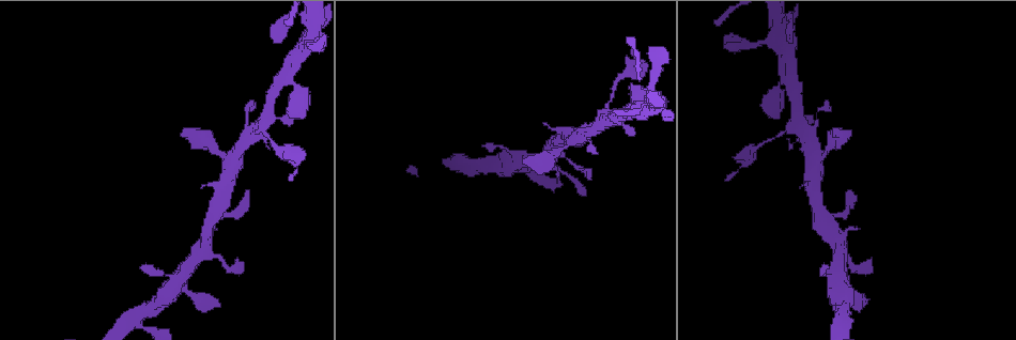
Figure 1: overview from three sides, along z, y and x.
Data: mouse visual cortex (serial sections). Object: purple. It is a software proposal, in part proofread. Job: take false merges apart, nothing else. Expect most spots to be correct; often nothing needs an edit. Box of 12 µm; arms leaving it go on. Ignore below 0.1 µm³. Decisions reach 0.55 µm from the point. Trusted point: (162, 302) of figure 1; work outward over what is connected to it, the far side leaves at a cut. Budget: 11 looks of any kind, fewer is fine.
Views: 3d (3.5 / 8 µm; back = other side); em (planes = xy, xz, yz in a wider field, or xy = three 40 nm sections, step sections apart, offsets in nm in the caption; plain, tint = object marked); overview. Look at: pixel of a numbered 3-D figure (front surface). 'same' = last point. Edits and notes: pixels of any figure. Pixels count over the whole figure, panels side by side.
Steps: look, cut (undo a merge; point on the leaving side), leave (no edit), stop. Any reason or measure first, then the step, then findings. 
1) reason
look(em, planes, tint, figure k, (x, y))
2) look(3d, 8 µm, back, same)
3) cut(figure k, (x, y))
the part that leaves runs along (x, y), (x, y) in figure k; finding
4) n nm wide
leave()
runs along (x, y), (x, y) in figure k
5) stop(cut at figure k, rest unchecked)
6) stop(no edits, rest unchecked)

three arms meet
look(3d, 8 µm, figure 1, (137, 322))

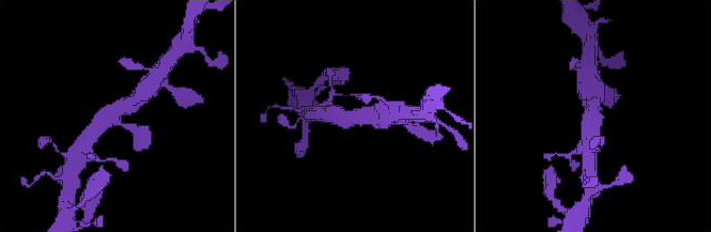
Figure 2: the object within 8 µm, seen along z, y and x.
3 arms; arms of 300, 500, 500 nm
look(em, xy, step 1, tint, figure 2, (598, 119))

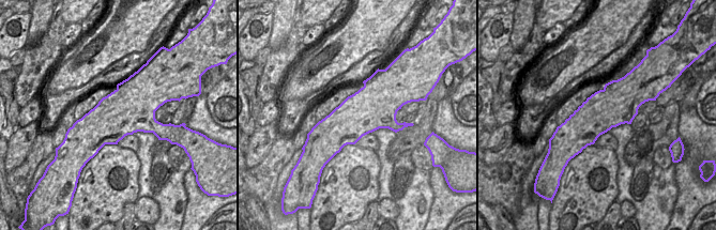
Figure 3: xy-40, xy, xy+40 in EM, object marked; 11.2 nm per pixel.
leave()
runs along (140, 96), (90, 136) in figure 2; one cell here

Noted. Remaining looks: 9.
arms part here
look(3d, 3.5 µm, figure 1, (839, 248))

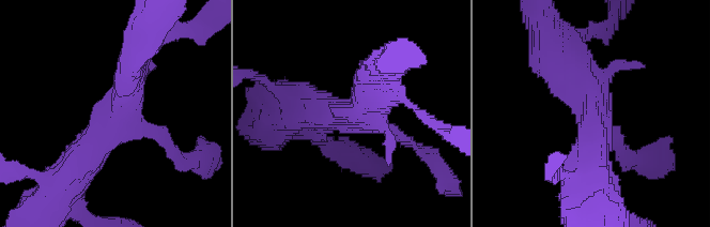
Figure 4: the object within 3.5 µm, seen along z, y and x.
look(em, xy, step 2, tint, figure 4, (355, 112))

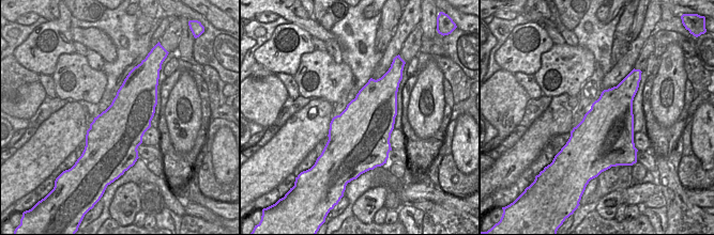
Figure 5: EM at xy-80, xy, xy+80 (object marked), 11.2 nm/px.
700 nm wide
leave()
runs along (72, 170), (111, 127), (135, 56) in figure 4; all the same cell

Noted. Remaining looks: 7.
a fork
look(3d, 8 µm, figure 1, (572, 140))

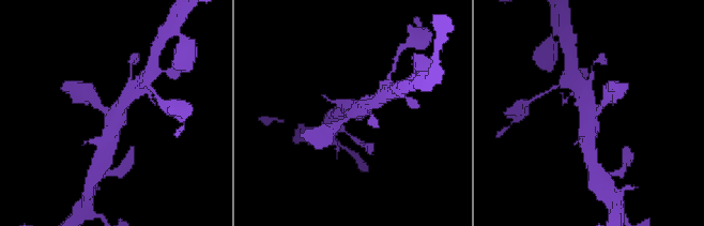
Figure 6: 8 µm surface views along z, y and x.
3 arms; arms of 200, 400, 500 nm
look(em, xy, step 5, tint, figure 6, (349, 115))

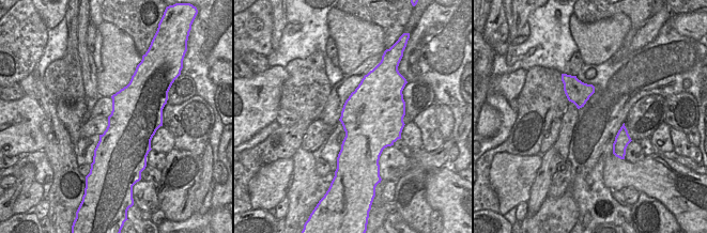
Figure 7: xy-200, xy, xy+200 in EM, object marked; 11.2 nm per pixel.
700 nm wide
leave()
runs along (105, 147), (122, 104), (133, 94) in figure 6; continuous, no second cell

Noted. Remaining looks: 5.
look(3d, 8 µm, figure 1, (261, 124))

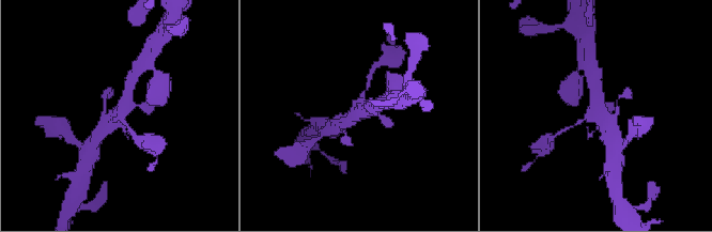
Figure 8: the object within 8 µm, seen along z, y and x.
closer look
look(3d, 3.5 µm, figure 8, (601, 111))

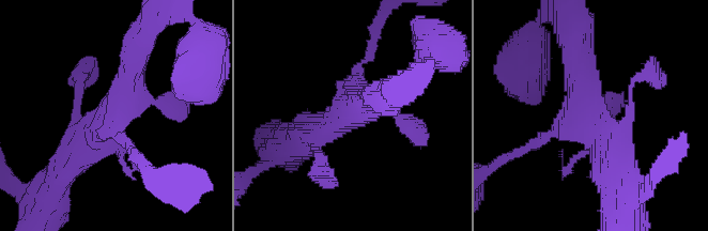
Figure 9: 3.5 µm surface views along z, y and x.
now the EM
look(em, xy, step 2, tint, figure 9, (117, 108))

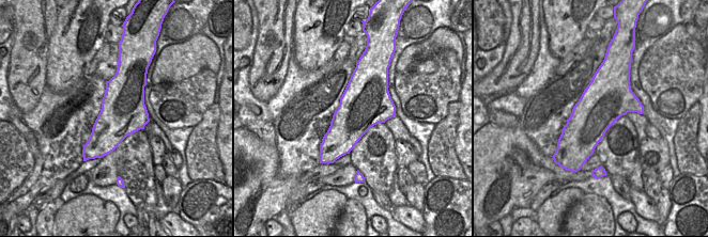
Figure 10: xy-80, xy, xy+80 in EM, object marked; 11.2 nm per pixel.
550 nm wide
leave()
runs along (72, 163), (124, 97), (138, 48) in figure 9; continuous, no second cell

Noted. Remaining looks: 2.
stop(no edits, rest unchecked)

